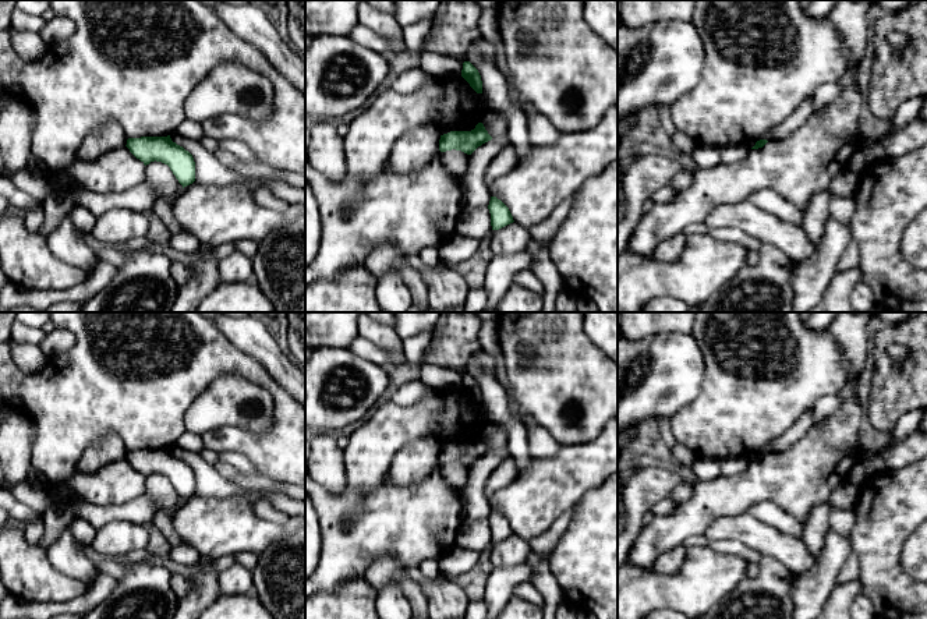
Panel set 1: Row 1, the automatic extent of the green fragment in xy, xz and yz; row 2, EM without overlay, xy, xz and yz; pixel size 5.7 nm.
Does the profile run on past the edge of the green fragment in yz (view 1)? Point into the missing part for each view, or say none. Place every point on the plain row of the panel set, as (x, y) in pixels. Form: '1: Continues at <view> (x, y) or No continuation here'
1: No continuation here

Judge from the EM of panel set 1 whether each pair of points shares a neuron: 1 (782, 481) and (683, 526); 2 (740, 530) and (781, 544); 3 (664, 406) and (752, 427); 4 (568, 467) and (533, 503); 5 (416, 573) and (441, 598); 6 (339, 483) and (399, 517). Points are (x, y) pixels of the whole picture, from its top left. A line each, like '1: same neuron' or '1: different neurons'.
1: same neuron
2: same neuron
3: different neurons
4: same neuron
5: same neuron
6: different neurons

